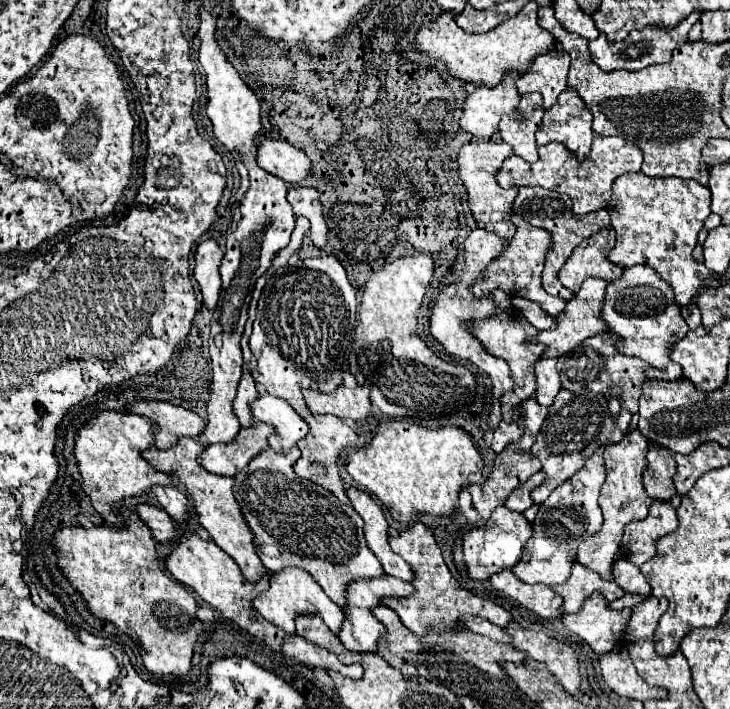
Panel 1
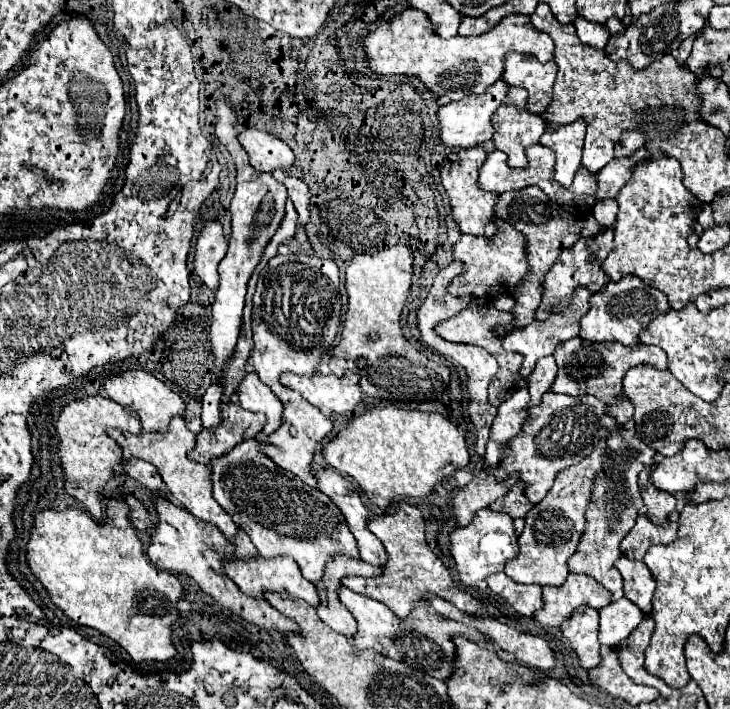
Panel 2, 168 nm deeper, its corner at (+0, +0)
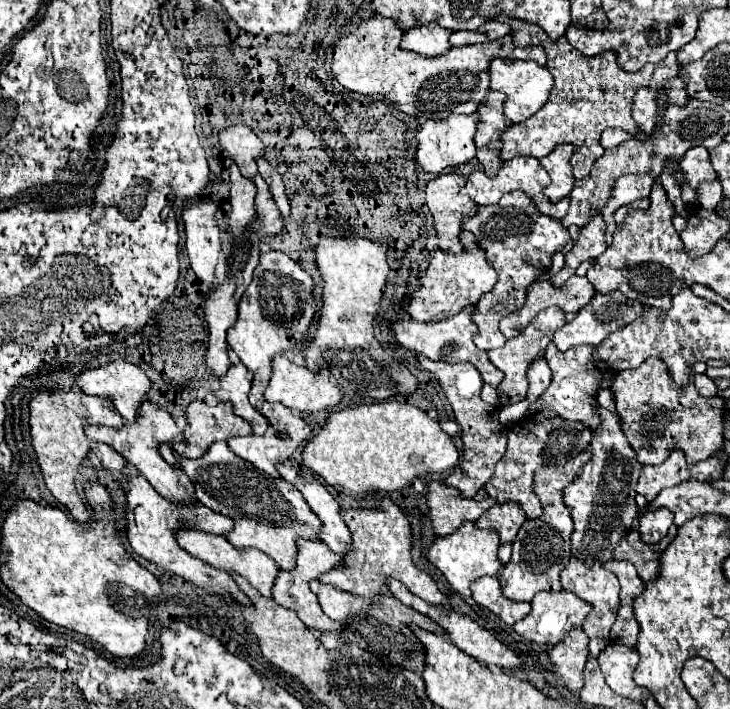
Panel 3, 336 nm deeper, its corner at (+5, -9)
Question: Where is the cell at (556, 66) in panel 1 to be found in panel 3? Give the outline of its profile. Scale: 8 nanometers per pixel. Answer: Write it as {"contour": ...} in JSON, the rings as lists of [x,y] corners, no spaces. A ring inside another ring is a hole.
{"contour":[[[493,59],[489,65],[491,75],[491,89],[501,91],[507,95],[505,101],[505,115],[511,123],[527,121],[533,113],[537,113],[549,97],[549,91],[553,87],[553,75],[547,67],[537,65],[535,61],[513,61],[513,59]]]}

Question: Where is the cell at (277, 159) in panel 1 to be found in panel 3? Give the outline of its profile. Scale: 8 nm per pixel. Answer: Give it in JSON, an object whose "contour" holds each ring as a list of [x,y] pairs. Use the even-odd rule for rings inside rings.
{"contour":[[[231,125],[219,133],[223,149],[239,165],[243,177],[253,179],[257,175],[257,159],[263,157],[261,139],[247,125]]]}

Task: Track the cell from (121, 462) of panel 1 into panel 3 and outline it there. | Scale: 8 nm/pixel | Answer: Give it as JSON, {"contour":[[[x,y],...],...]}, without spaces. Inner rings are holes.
{"contour":[[[41,391],[31,399],[29,409],[31,409],[29,425],[33,435],[33,449],[37,453],[47,489],[53,493],[53,497],[59,503],[63,503],[69,509],[69,513],[79,523],[87,523],[91,519],[89,507],[77,497],[77,487],[75,487],[75,477],[83,467],[85,459],[89,459],[89,463],[93,463],[97,469],[109,469],[119,473],[127,471],[127,461],[121,455],[117,455],[109,445],[93,443],[93,449],[91,449],[91,441],[85,435],[85,427],[105,425],[105,427],[121,429],[125,427],[125,419],[117,413],[117,409],[113,409],[113,403],[109,399],[91,397],[85,393],[73,393],[73,391]]]}

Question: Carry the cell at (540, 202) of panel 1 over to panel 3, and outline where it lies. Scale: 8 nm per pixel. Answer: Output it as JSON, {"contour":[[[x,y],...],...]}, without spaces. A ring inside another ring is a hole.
{"contour":[[[521,191],[507,193],[495,205],[483,205],[475,217],[463,221],[463,229],[477,235],[477,243],[487,251],[487,261],[499,273],[499,283],[479,299],[477,313],[473,315],[473,321],[479,327],[475,345],[489,351],[505,345],[507,339],[499,331],[499,321],[515,311],[521,311],[529,285],[551,267],[551,257],[563,249],[559,241],[561,237],[567,237],[567,229],[563,229],[563,233],[555,233],[553,219],[545,217]]]}

